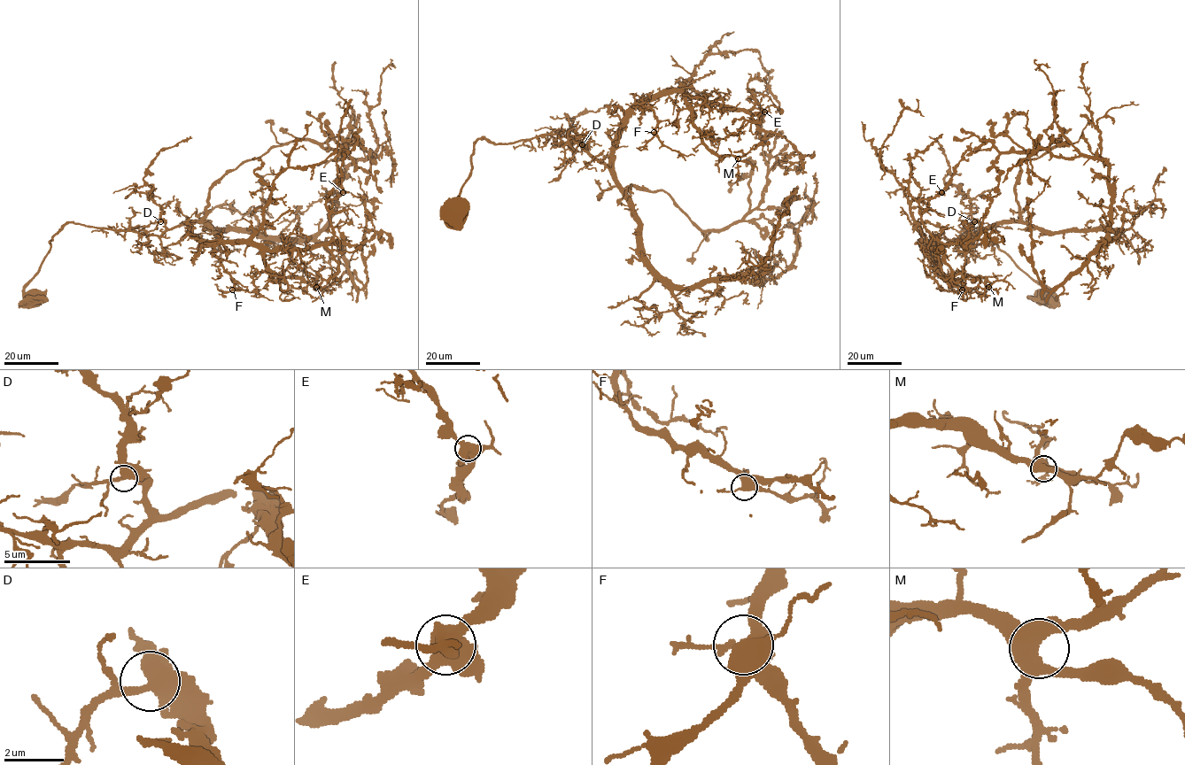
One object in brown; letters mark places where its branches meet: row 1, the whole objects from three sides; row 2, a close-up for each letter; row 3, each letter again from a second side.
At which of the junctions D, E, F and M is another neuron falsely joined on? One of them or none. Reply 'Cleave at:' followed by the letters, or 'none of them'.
Cleave at: none of them

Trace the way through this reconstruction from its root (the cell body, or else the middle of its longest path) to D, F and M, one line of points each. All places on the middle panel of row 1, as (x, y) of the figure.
D: (454, 215), (445, 214), (472, 170), (473, 144), (483, 137), (507, 143), (556, 134), (587, 151), (582, 144)
F: (454, 215), (445, 214), (483, 137), (507, 143), (567, 136), (607, 164), (636, 104), (653, 110), (654, 132)
M: (454, 215), (445, 214), (483, 137), (567, 136), (607, 164), (622, 120), (672, 91), (700, 140), (738, 158)

